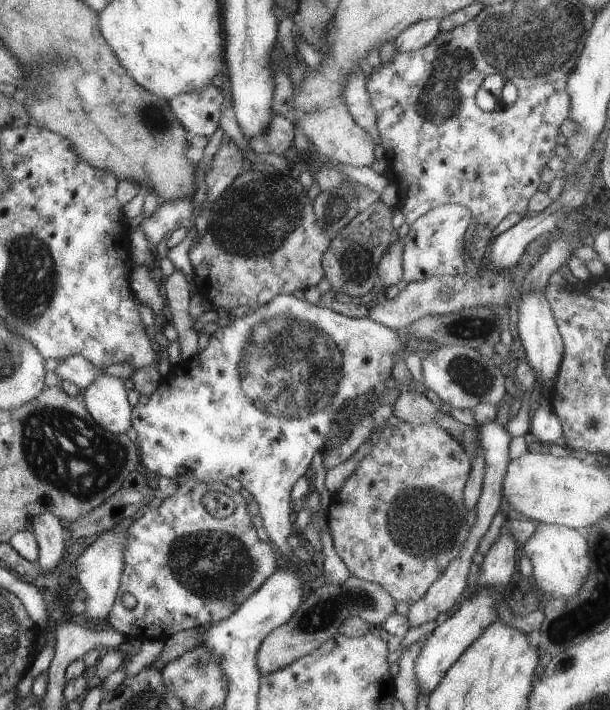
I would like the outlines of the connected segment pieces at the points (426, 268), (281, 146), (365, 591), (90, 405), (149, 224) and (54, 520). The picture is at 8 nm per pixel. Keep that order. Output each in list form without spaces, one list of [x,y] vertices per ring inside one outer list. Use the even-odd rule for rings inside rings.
[[[447,203],[429,209],[418,219],[415,219],[409,226],[408,232],[401,240],[402,250],[402,271],[401,276],[405,282],[424,281],[432,276],[466,276],[466,268],[463,264],[464,241],[463,234],[467,224],[471,222],[472,214],[465,207],[455,203]]]
[[[273,113],[267,123],[266,131],[249,137],[247,142],[249,148],[256,153],[283,156],[283,152],[289,148],[292,140],[293,122]]]
[[[349,575],[343,582],[325,581],[307,598],[303,599],[289,620],[271,630],[261,641],[256,652],[256,667],[261,675],[281,669],[300,656],[315,650],[328,641],[341,626],[344,619],[355,616],[375,629],[394,613],[396,600],[377,583]]]
[[[101,374],[84,389],[86,409],[102,429],[113,434],[123,434],[131,427],[132,408],[121,379]]]
[[[189,197],[180,199],[171,199],[170,201],[159,202],[154,211],[140,221],[140,229],[143,231],[145,238],[149,241],[153,251],[159,252],[155,246],[162,239],[167,237],[176,228],[189,229],[192,226],[192,214],[195,203]]]
[[[50,512],[39,513],[31,520],[31,532],[38,544],[35,563],[38,564],[40,572],[55,566],[67,544],[65,531],[59,519]]]

